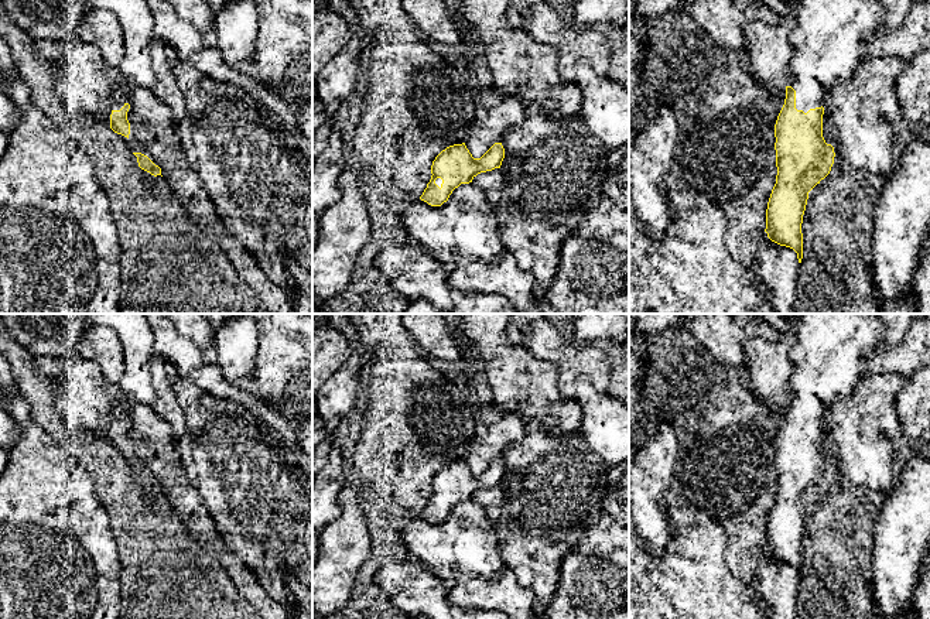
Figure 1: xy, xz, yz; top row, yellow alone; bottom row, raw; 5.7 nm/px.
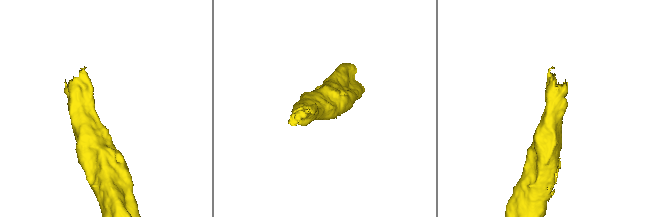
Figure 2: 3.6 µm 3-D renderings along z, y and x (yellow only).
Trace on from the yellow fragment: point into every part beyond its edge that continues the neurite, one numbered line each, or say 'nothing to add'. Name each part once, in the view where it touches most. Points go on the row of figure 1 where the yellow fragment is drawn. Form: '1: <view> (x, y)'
1: yz (828, 36)

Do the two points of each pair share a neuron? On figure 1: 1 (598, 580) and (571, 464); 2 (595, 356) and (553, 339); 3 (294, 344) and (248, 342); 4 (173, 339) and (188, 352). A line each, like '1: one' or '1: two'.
1: two
2: one
3: two
4: one

